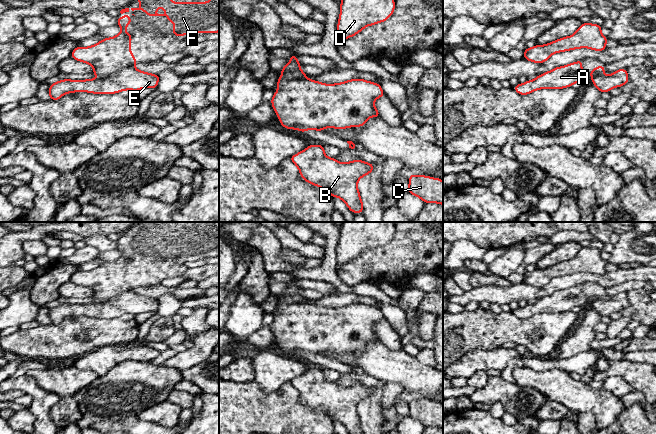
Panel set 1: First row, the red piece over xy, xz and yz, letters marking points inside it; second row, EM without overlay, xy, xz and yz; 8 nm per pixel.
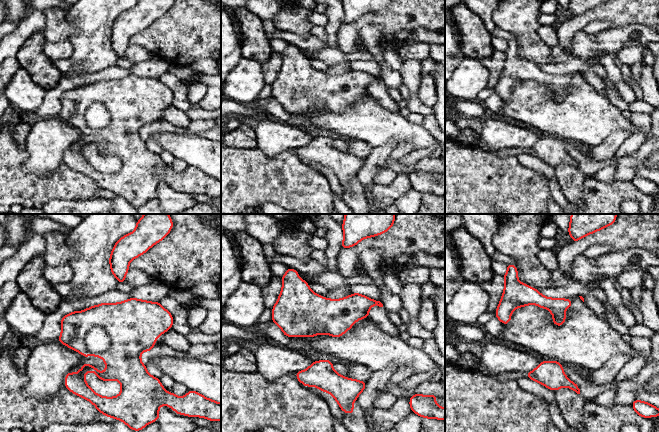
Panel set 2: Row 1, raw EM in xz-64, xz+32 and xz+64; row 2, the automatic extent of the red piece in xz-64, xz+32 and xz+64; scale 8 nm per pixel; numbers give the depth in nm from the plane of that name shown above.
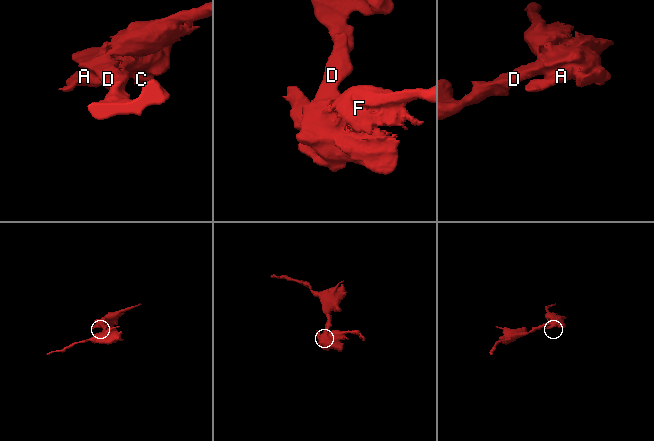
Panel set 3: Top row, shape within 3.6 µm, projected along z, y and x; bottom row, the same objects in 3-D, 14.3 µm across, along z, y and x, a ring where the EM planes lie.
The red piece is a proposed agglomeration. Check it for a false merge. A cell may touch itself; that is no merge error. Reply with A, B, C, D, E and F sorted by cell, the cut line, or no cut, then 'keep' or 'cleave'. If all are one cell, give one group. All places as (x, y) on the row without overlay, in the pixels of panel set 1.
A B C D E F | no cut | keep

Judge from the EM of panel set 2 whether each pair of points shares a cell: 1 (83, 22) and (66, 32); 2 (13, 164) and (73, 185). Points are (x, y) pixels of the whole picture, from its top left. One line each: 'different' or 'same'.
1: different
2: same

